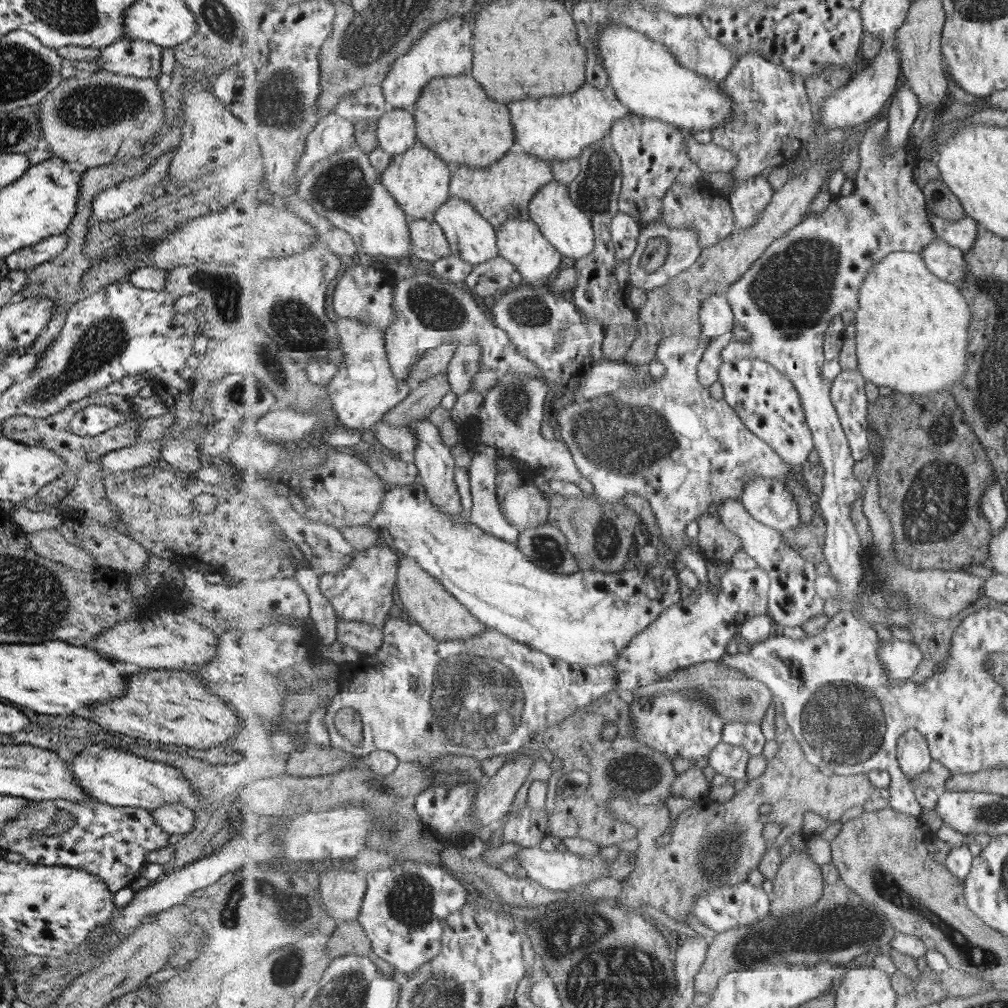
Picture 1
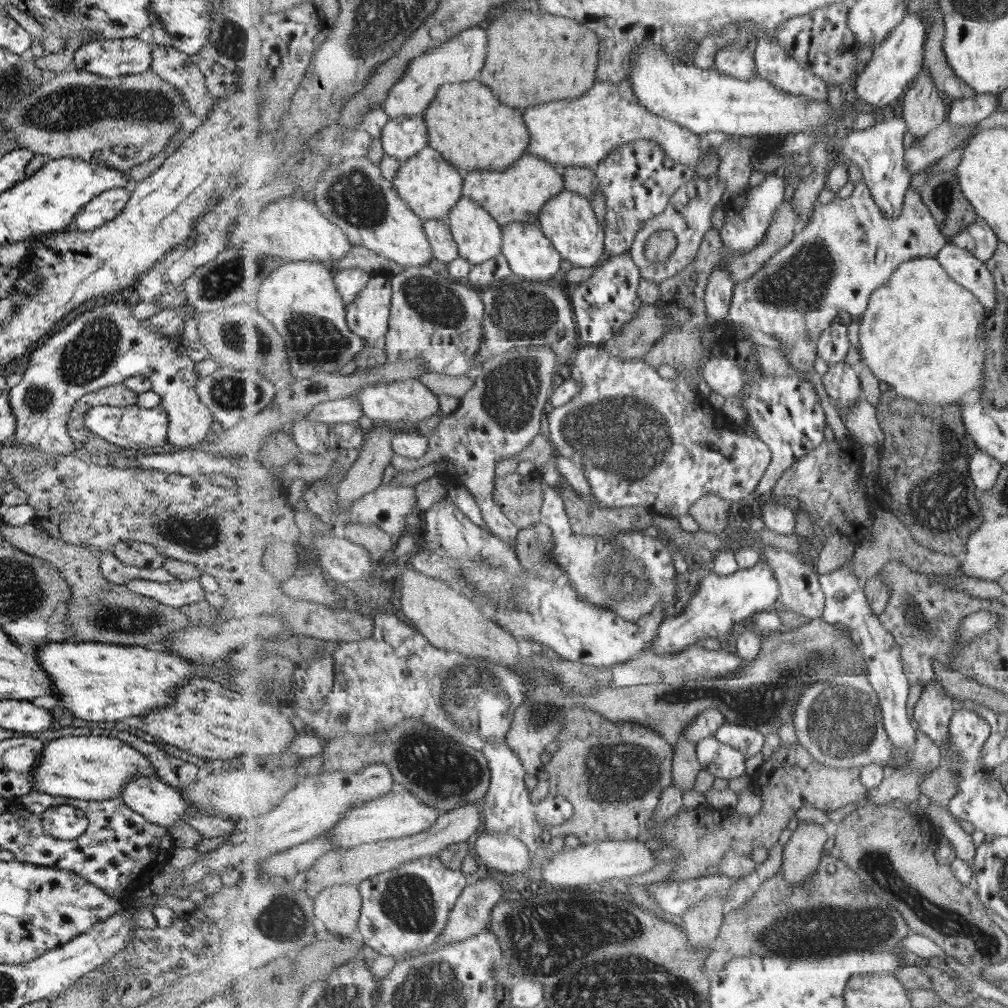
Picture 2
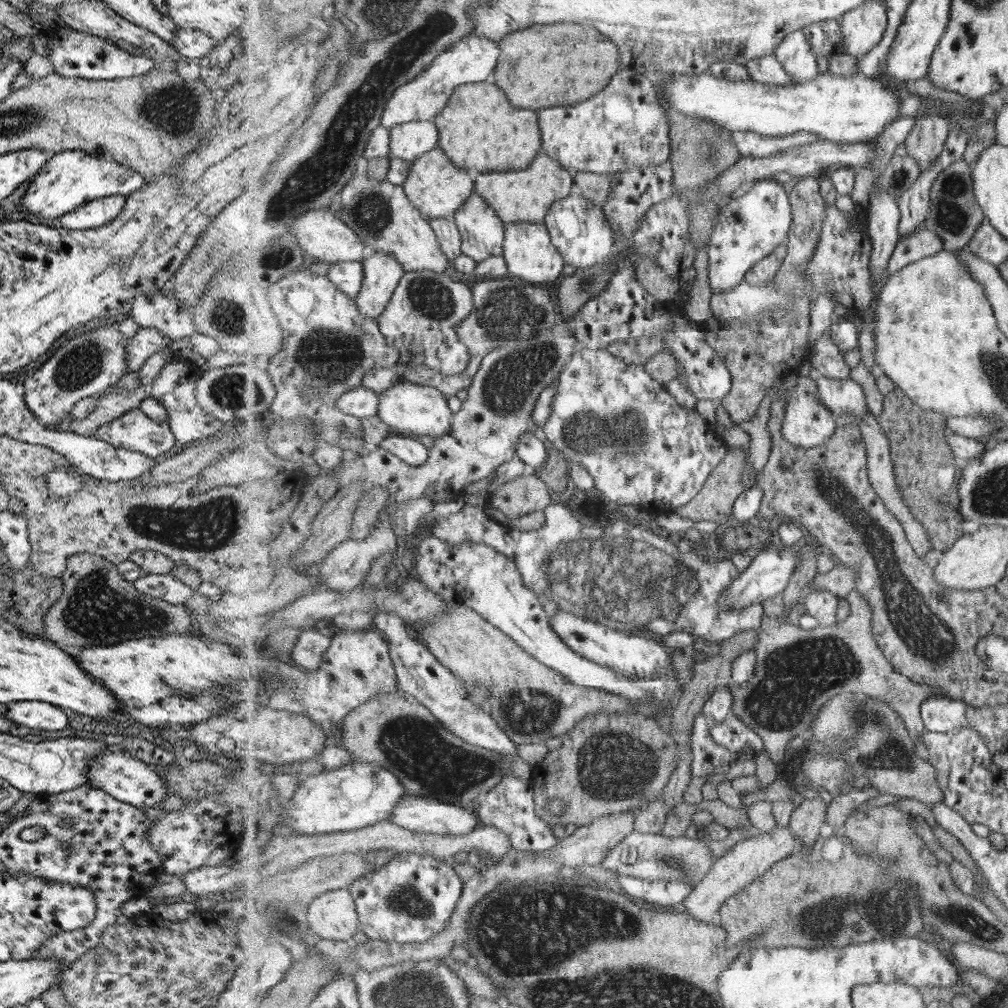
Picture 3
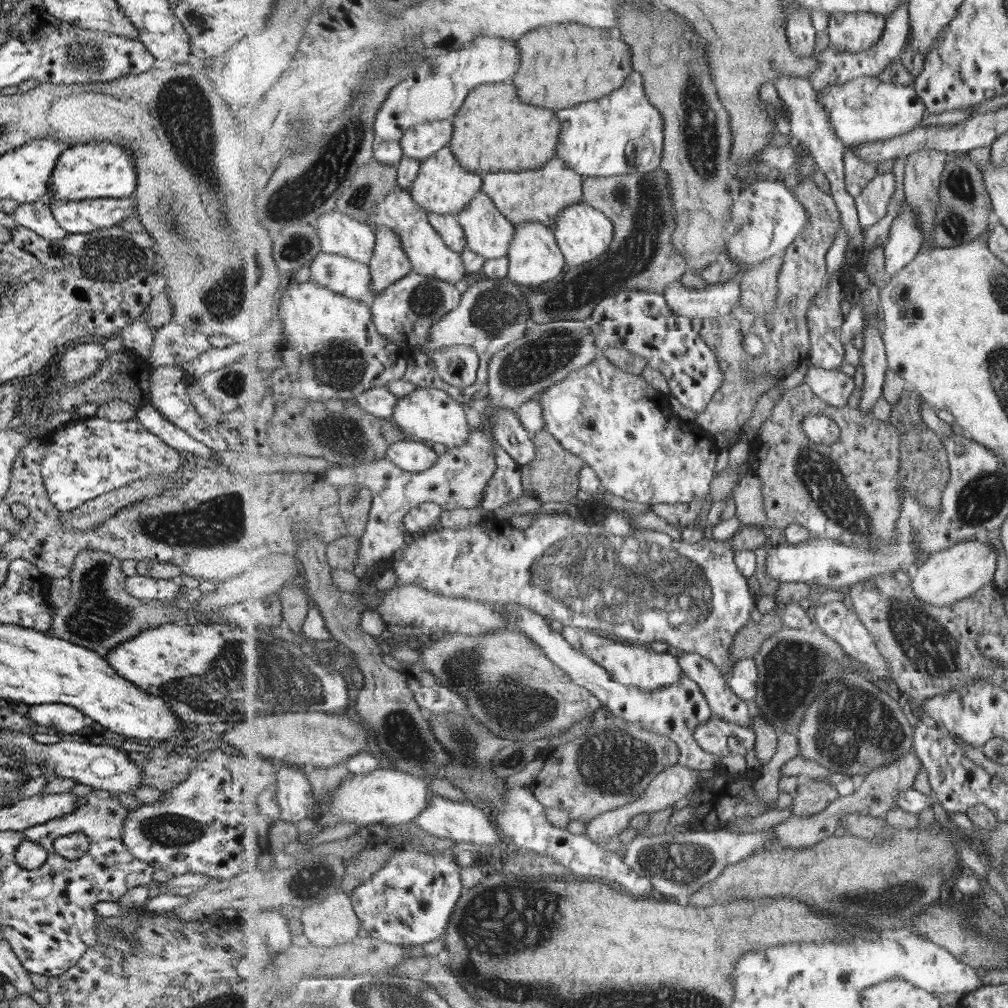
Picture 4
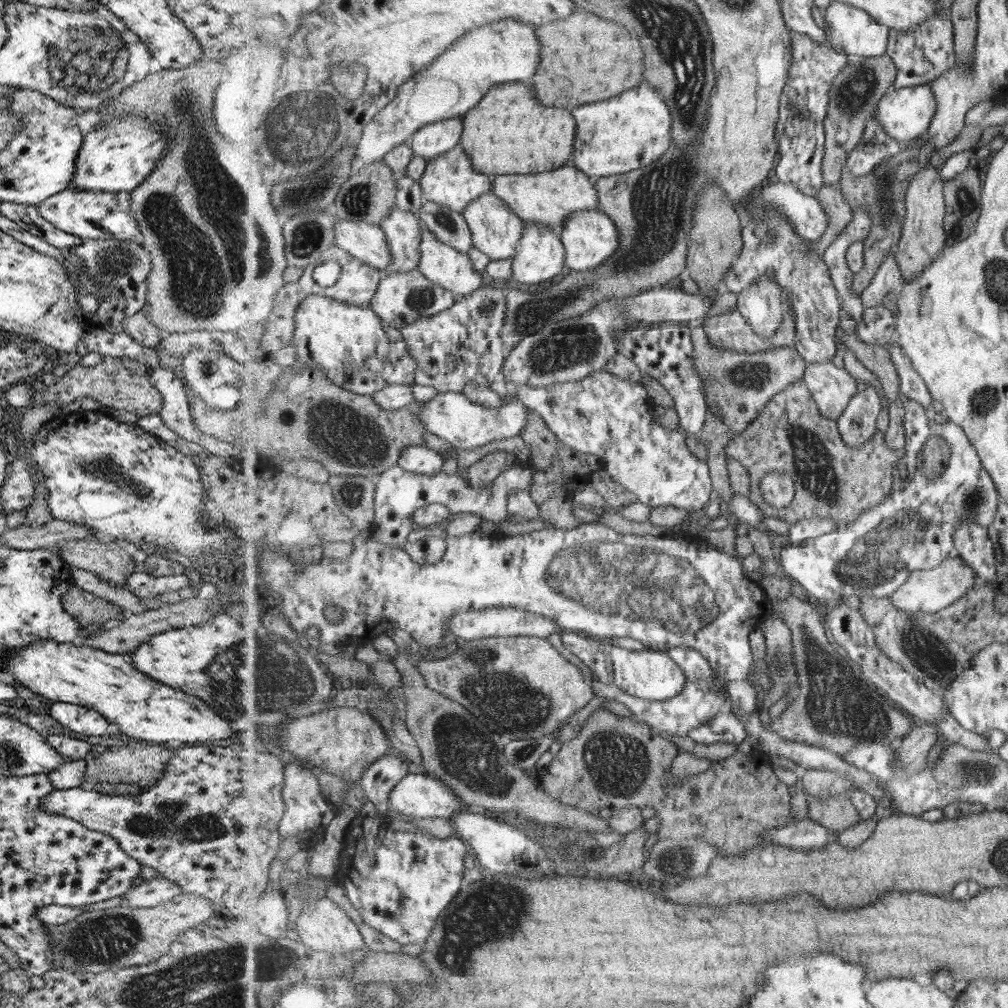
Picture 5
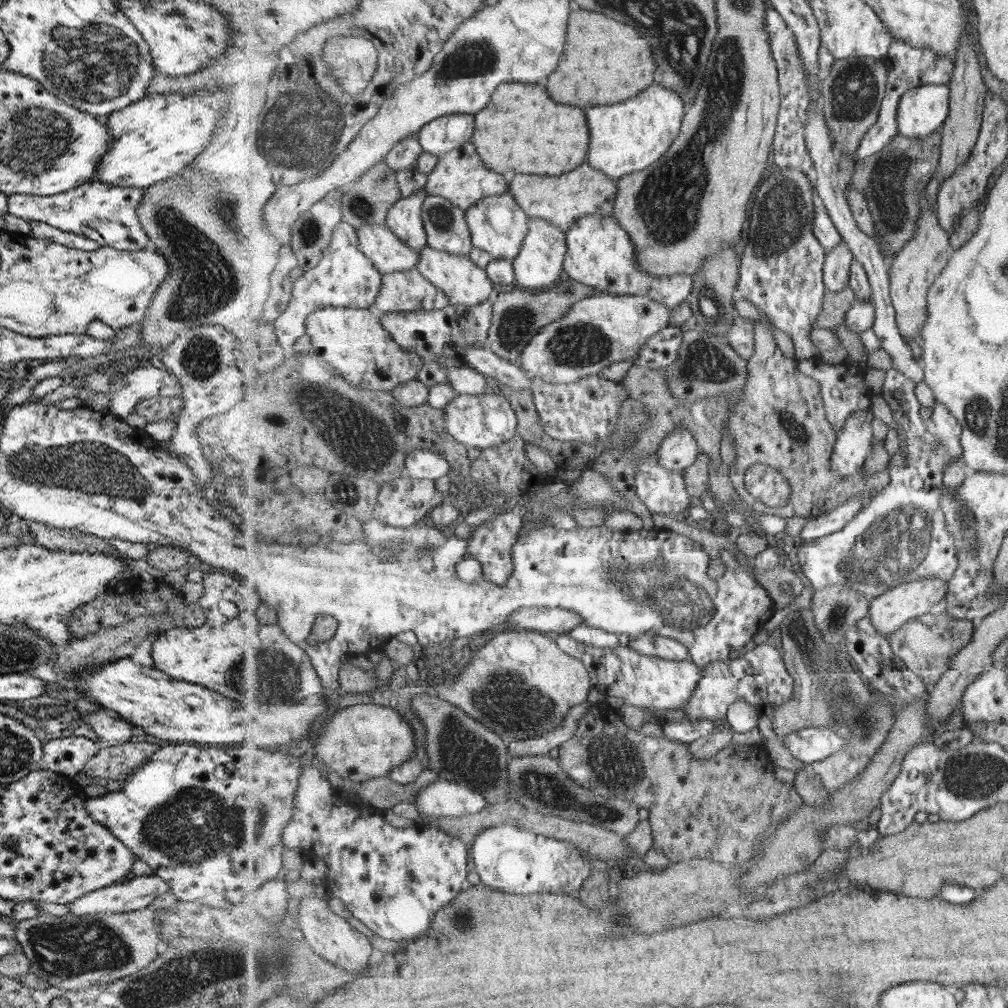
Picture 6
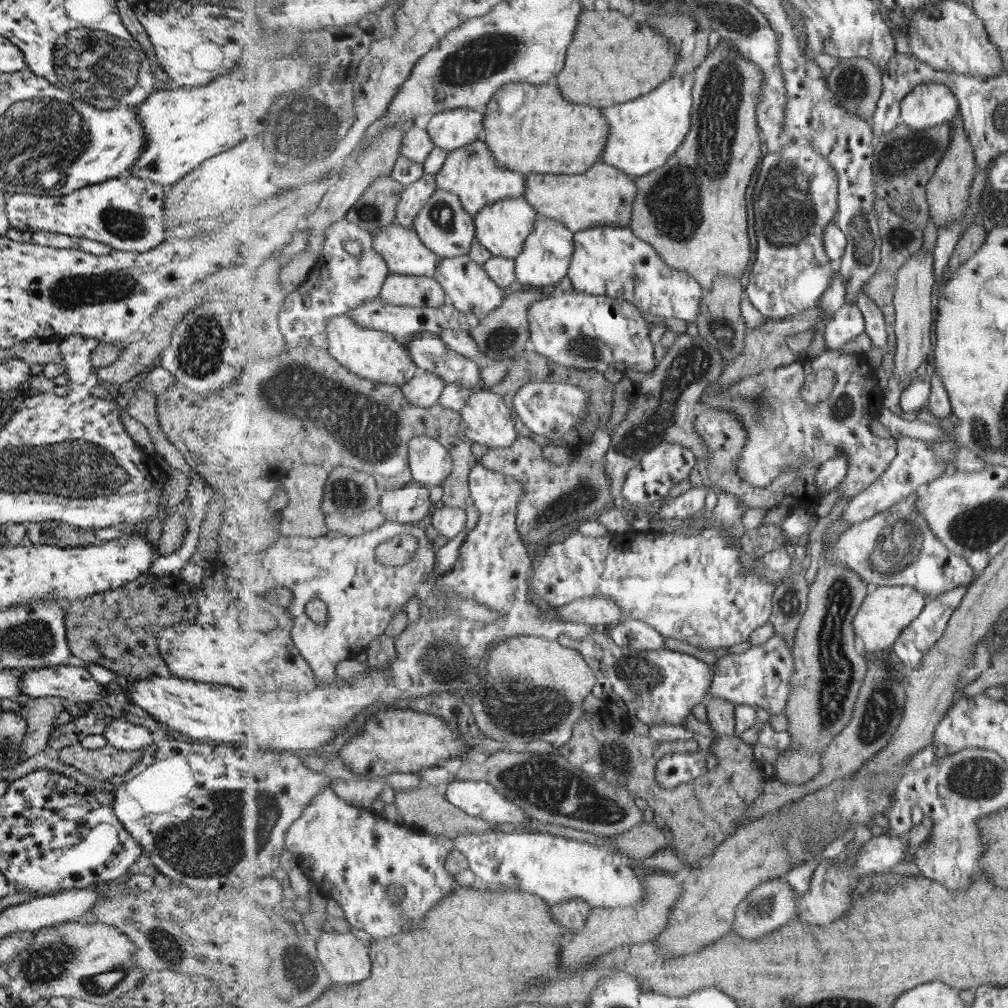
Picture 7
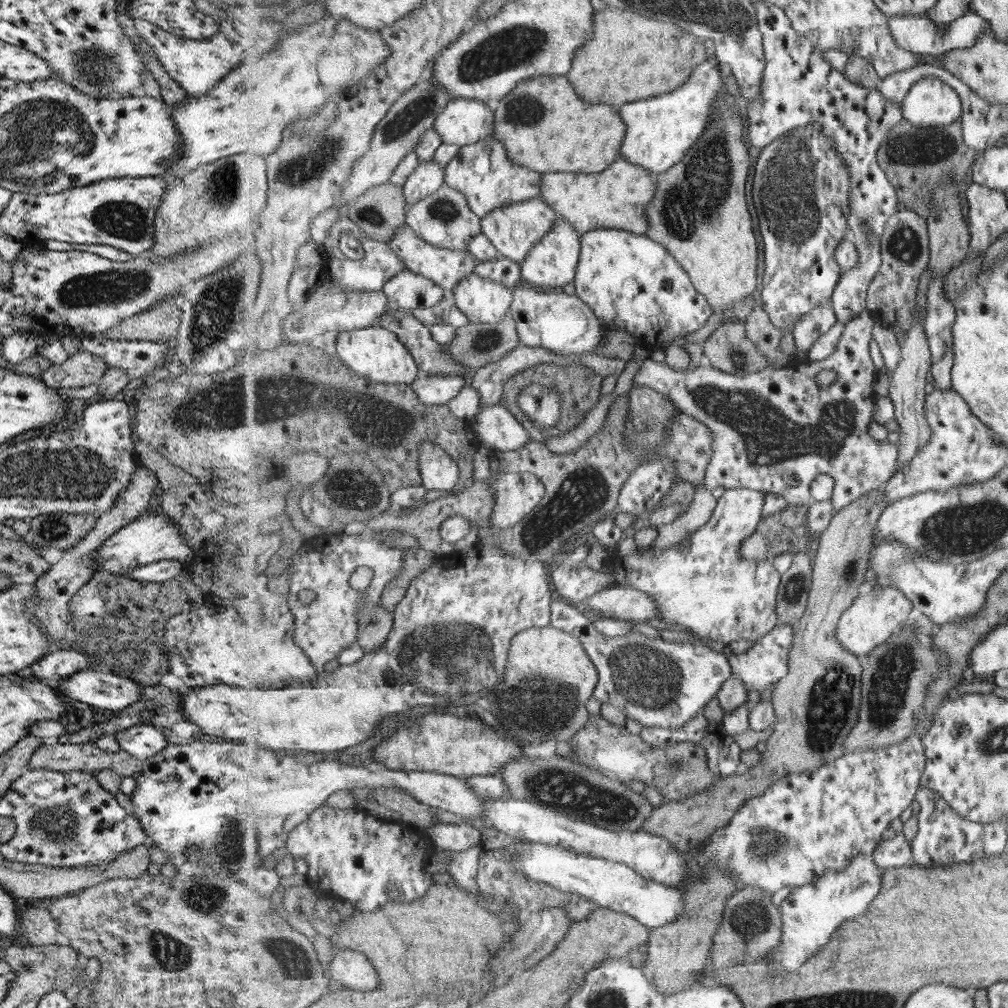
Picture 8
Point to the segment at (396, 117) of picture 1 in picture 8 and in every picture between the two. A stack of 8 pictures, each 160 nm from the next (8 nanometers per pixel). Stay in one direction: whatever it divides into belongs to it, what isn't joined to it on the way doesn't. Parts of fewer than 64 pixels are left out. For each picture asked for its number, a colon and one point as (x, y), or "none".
2: (402, 138)
3: (409, 141)
4: (422, 141)
5: (433, 140)
6: (450, 132)
7: (456, 128)
8: (464, 122)

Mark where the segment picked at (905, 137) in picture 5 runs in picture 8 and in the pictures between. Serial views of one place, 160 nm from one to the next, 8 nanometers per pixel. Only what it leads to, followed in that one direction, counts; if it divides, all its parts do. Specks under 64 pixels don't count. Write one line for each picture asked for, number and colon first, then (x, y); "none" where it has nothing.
6: (923, 110)
7: (928, 105)
8: (931, 102)

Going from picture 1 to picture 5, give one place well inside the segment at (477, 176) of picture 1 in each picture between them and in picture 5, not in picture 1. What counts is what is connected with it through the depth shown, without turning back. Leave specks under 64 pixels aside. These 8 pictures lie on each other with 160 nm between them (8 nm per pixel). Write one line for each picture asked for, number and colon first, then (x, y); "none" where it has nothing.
2: (518, 194)
3: (528, 195)
4: (540, 195)
5: (551, 197)

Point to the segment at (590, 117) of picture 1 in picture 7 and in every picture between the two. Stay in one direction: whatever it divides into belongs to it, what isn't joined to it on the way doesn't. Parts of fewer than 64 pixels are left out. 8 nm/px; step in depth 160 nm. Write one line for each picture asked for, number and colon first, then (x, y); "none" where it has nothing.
2: (609, 116)
3: (624, 126)
4: (624, 133)
5: (632, 131)
6: (630, 137)
7: (646, 132)

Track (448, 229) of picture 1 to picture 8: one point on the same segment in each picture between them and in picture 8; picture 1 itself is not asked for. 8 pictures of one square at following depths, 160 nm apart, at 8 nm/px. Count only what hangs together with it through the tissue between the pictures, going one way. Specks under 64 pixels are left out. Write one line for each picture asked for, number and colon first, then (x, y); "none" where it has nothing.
2: (479, 237)
3: (483, 233)
4: (490, 233)
5: (497, 229)
6: (499, 225)
7: (503, 227)
8: (515, 230)

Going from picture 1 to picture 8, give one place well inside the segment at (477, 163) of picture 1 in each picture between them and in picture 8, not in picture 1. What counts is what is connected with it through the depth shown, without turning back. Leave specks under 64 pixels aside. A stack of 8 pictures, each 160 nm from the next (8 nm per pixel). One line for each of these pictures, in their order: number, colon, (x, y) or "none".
2: (467, 124)
3: (481, 132)
4: (495, 132)
5: (509, 133)
6: (522, 131)
7: (530, 129)
8: (564, 134)

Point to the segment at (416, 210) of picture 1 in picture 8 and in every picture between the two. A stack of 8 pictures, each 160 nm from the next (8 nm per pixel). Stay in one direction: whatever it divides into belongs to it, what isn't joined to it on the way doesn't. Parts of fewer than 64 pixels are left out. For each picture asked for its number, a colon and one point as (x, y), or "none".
2: (432, 186)
3: (436, 186)
4: (444, 186)
5: (450, 179)
6: (461, 176)
7: (472, 172)
8: (488, 177)

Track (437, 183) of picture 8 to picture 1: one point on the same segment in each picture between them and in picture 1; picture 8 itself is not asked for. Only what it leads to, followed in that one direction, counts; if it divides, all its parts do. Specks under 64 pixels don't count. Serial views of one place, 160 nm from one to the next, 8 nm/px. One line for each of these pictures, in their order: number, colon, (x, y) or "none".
1: (363, 388)
2: (368, 315)
3: (382, 272)
4: (390, 264)
5: (403, 228)
6: (405, 217)
7: (414, 197)

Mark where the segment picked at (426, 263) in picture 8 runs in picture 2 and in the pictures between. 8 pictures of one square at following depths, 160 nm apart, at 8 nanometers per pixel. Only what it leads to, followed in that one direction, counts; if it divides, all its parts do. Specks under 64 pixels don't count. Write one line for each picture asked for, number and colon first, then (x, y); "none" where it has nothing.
2: (295, 228)
3: (324, 235)
4: (341, 234)
5: (367, 242)
6: (389, 254)
7: (405, 253)

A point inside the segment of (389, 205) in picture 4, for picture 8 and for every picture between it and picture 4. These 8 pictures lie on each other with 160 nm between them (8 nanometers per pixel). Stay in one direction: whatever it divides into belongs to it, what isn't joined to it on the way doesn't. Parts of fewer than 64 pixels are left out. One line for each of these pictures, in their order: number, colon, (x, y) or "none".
5: (446, 266)
6: (466, 284)
7: (466, 282)
8: (483, 300)

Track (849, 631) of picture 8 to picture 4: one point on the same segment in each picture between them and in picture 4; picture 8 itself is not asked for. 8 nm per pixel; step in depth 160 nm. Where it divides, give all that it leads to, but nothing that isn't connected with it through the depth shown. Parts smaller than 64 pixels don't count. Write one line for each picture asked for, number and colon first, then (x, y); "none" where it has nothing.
4: (958, 572)
5: (933, 590)
6: (889, 612)
7: (887, 611)

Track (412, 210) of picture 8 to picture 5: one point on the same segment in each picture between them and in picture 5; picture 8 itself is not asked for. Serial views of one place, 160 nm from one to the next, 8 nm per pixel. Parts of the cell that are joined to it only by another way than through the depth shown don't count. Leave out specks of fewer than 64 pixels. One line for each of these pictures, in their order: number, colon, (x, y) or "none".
5: (451, 227)
6: (446, 224)
7: (443, 224)

